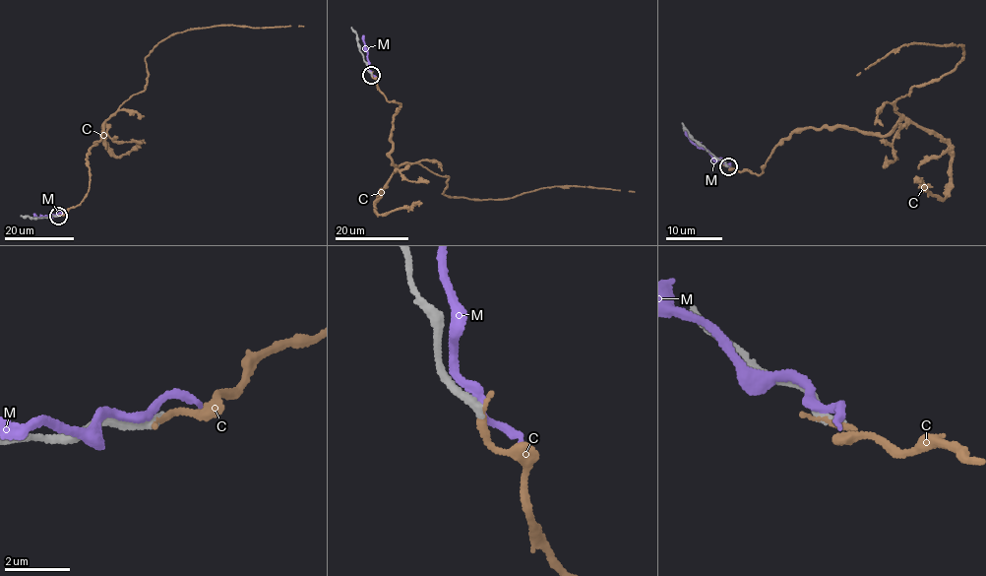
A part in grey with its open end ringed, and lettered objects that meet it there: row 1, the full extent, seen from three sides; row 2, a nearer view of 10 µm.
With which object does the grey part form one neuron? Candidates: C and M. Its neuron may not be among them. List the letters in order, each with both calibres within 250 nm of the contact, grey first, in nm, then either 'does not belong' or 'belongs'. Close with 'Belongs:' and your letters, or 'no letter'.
C: 260/240 nm | belongs
M: 320/240 nm | does not belong
Belongs: C

